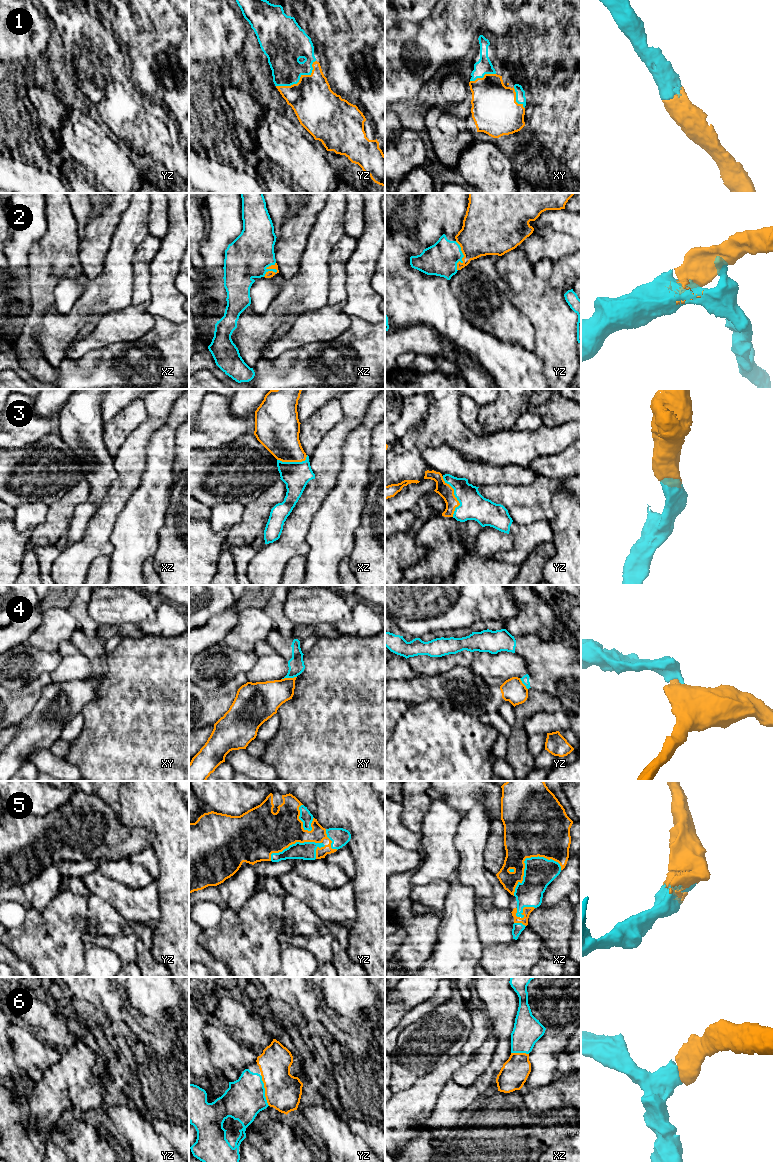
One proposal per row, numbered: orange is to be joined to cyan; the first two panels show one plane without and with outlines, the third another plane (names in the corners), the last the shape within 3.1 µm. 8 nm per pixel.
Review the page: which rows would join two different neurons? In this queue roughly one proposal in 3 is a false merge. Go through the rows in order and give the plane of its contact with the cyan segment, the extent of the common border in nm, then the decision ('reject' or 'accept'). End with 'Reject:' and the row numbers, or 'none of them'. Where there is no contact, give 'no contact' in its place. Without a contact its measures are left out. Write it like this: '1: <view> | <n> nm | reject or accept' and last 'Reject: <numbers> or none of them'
1: yz | 380 nm | accept
2: xz | 160 nm | accept
3: yz | 340 nm | accept
4: xy | 120 nm | reject
5: xz | 460 nm | accept
6: yz | 260 nm | accept
Reject: 4

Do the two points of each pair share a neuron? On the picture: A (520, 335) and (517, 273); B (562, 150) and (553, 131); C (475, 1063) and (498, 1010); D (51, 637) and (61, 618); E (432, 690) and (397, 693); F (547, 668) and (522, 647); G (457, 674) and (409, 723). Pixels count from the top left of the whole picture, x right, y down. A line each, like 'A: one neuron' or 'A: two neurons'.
A: two neurons
B: one neuron
C: two neurons
D: one neuron
E: one neuron
F: one neuron
G: two neurons

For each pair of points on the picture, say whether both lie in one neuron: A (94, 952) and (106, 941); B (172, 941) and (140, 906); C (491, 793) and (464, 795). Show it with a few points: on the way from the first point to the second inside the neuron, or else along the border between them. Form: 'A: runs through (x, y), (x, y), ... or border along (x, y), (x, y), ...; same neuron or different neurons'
A: border along (95, 937), (100, 945), (111, 949), (120, 959); different neurons
B: border along (158, 899), (160, 918), (155, 922); different neurons
C: runs through (484, 792), (471, 792); same neuron

